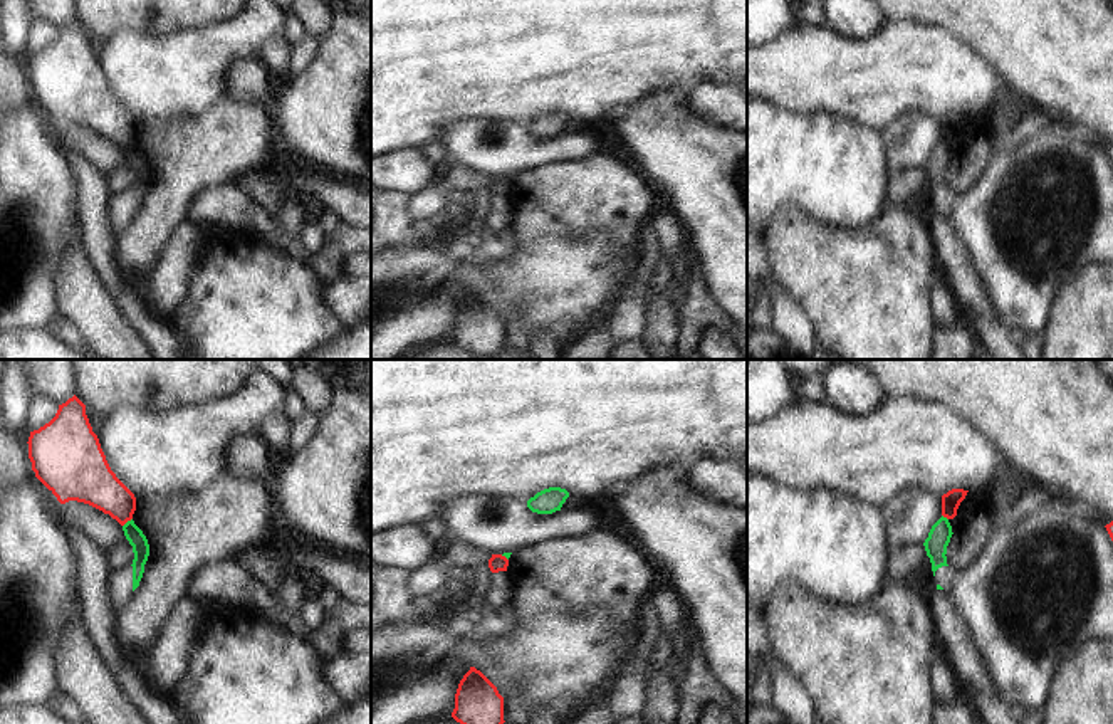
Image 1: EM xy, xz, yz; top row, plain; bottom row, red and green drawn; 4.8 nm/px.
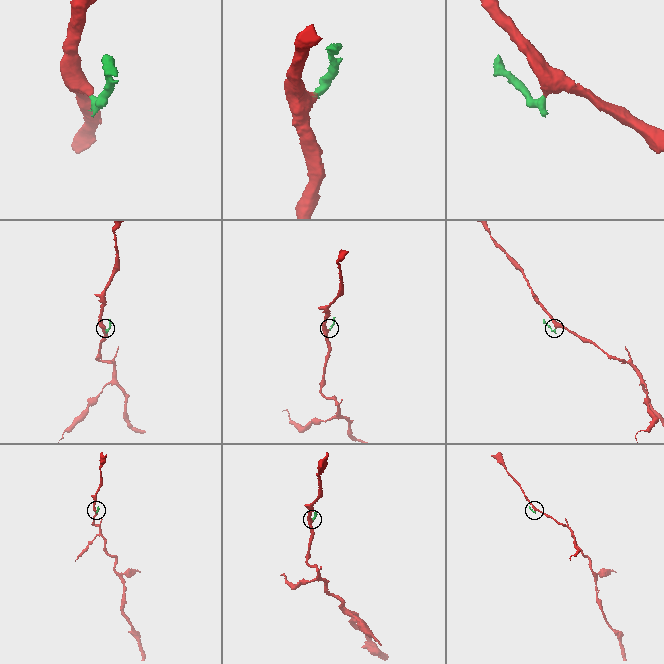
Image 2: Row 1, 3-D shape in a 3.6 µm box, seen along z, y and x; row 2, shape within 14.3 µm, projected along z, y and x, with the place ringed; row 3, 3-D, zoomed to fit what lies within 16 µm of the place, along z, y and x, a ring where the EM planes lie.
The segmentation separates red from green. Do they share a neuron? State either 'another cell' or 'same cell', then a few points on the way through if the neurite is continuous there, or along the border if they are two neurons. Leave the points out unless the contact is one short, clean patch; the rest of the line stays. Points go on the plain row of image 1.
another cell; border along xy (131, 141), (123, 150)

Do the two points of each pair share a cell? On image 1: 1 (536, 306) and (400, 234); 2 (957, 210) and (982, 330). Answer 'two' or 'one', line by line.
1: two
2: two

